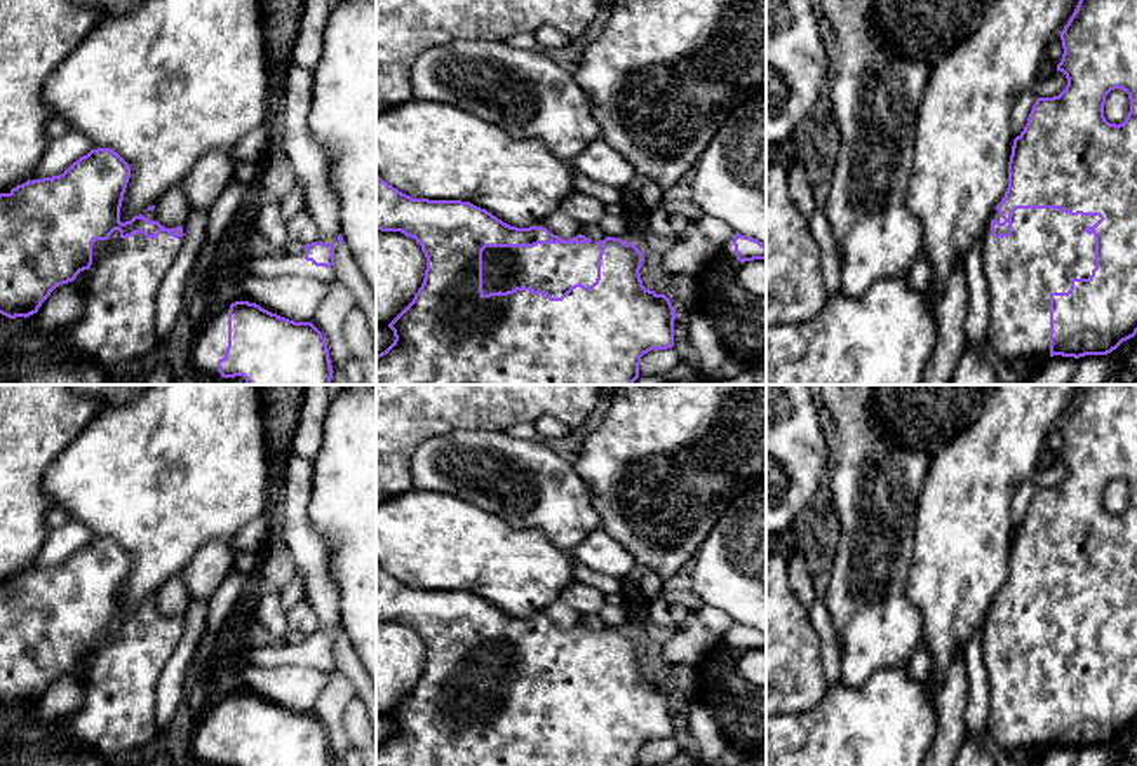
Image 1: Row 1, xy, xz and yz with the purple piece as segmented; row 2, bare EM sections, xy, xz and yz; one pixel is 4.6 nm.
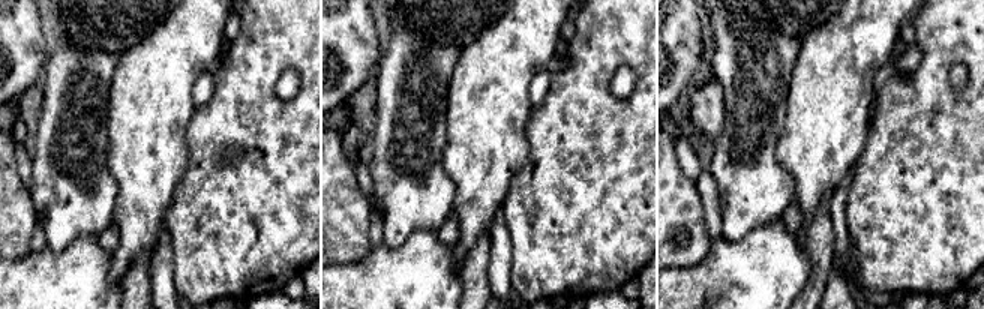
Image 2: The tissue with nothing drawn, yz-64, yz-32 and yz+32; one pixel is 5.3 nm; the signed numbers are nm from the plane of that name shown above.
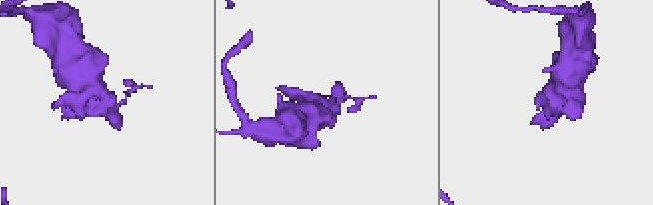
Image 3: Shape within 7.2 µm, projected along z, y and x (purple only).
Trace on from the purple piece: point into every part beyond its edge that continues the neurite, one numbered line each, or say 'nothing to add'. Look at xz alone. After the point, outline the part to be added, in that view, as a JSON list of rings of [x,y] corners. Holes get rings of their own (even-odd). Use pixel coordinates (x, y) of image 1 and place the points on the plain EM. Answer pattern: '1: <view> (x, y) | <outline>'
1: xz (552, 658) | [[[538,634],[535,637],[486,637],[482,641],[482,681],[507,682],[526,675],[535,681],[561,688],[571,675],[582,672],[585,677],[597,669],[597,648],[601,637],[590,634]]]

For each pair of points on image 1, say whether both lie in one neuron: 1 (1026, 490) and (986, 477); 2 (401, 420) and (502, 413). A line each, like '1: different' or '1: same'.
1: different
2: same

